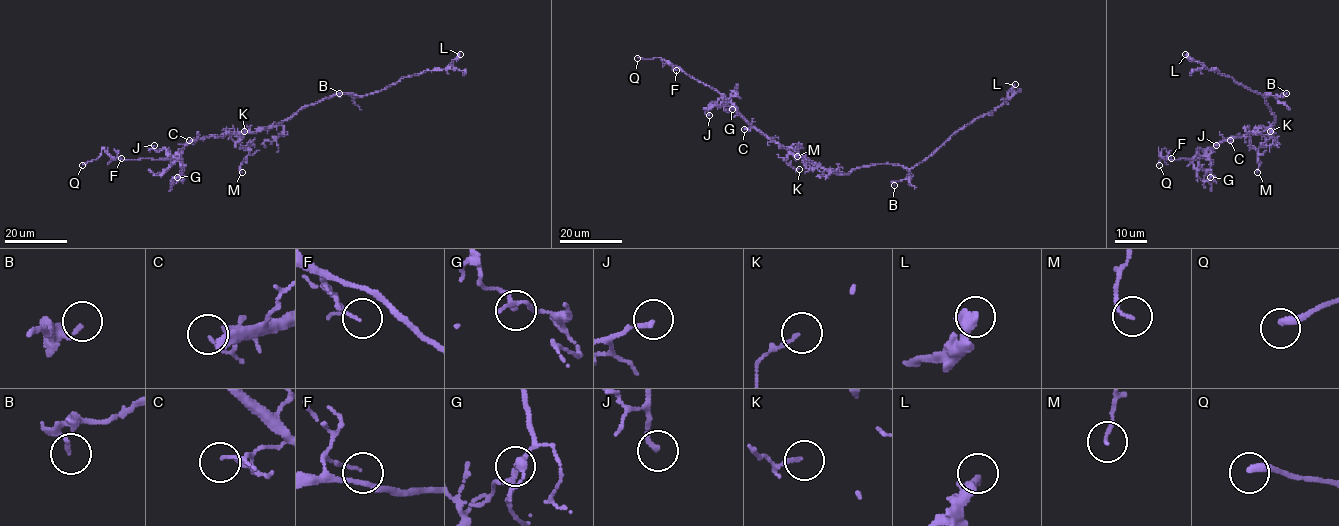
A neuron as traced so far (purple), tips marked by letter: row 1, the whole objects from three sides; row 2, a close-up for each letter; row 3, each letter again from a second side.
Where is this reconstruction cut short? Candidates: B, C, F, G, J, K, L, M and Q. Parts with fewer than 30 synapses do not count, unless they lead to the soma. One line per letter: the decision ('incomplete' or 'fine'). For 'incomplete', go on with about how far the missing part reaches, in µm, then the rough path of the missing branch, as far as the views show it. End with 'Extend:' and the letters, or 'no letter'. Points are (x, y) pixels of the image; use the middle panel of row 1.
B: fine
C: fine
F: fine
G: fine
J: fine
K: fine
L: fine
M: fine
Q: incomplete; about 20 µm are missing; missing branch runs (637, 58), (612, 77), (610, 85)
Extend: Q

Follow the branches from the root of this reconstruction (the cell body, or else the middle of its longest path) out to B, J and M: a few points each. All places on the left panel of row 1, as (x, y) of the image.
B: (271, 127), (305, 107), (338, 94), (351, 93), (356, 97), (339, 93)
J: (271, 127), (253, 133), (200, 137), (191, 140), (171, 158), (164, 148), (156, 150), (154, 145)
M: (271, 127), (232, 133), (248, 151), (240, 166), (242, 172)

